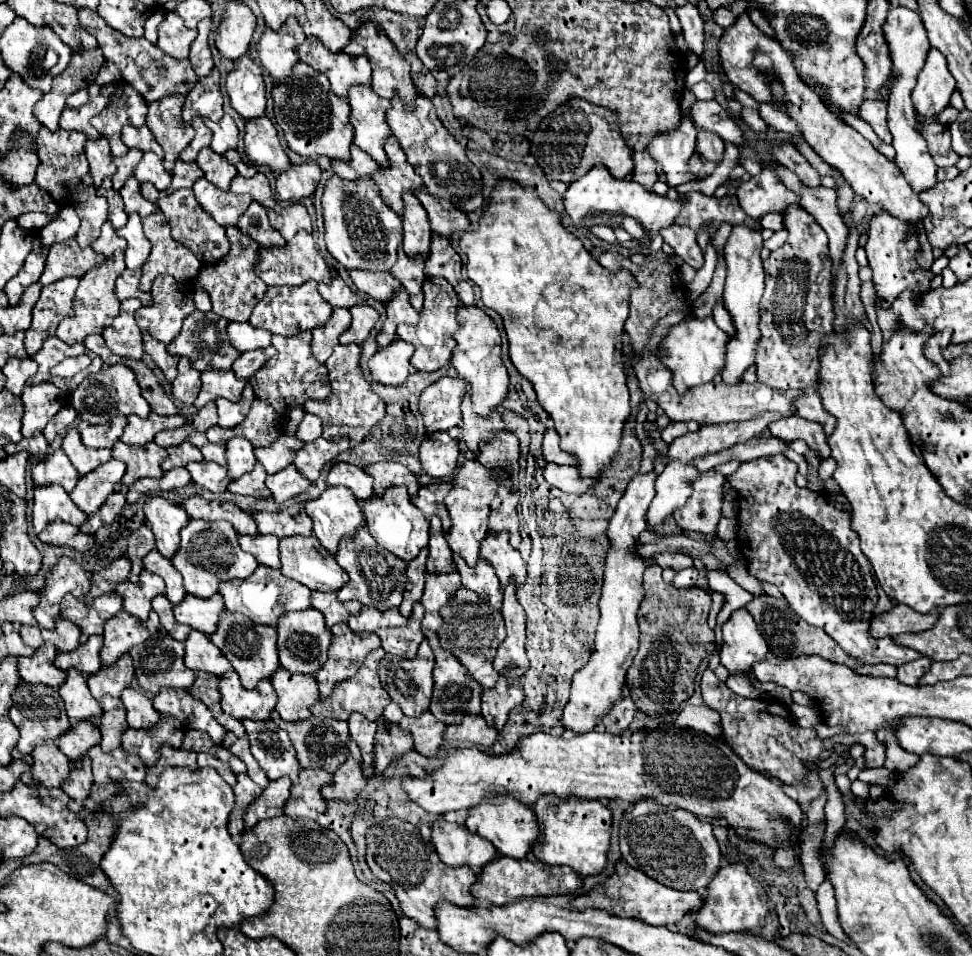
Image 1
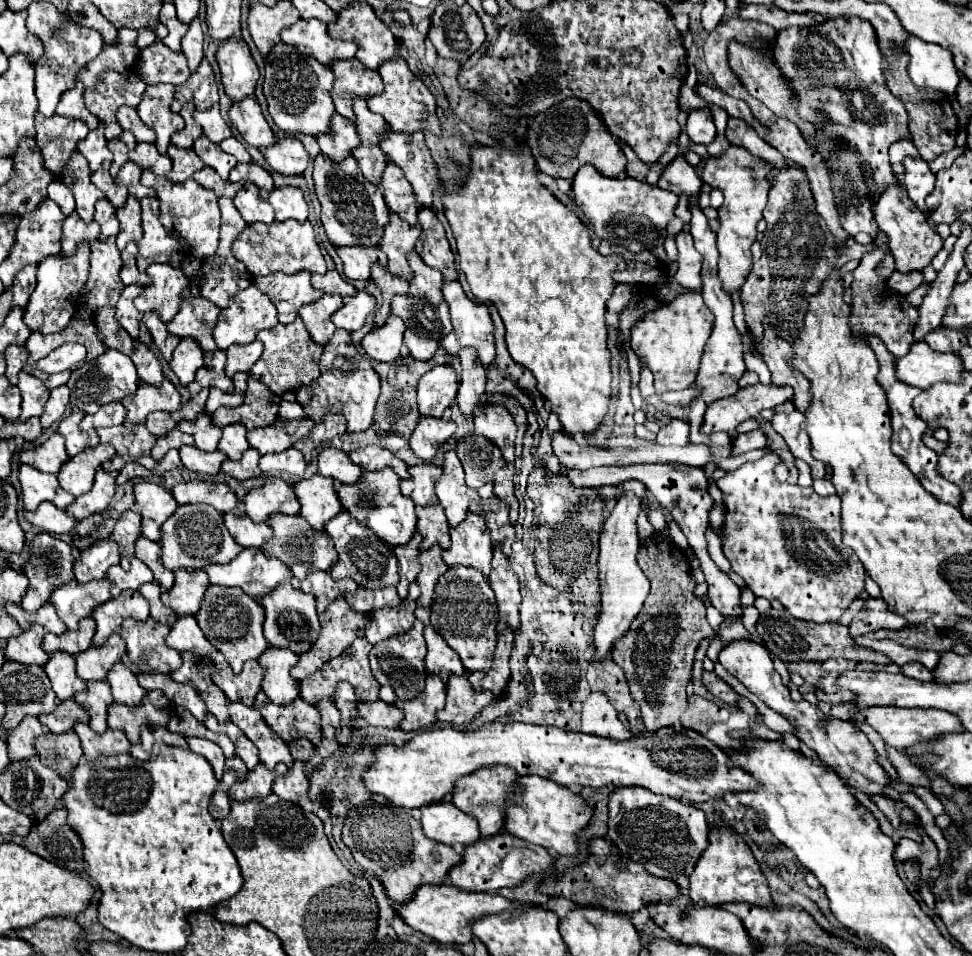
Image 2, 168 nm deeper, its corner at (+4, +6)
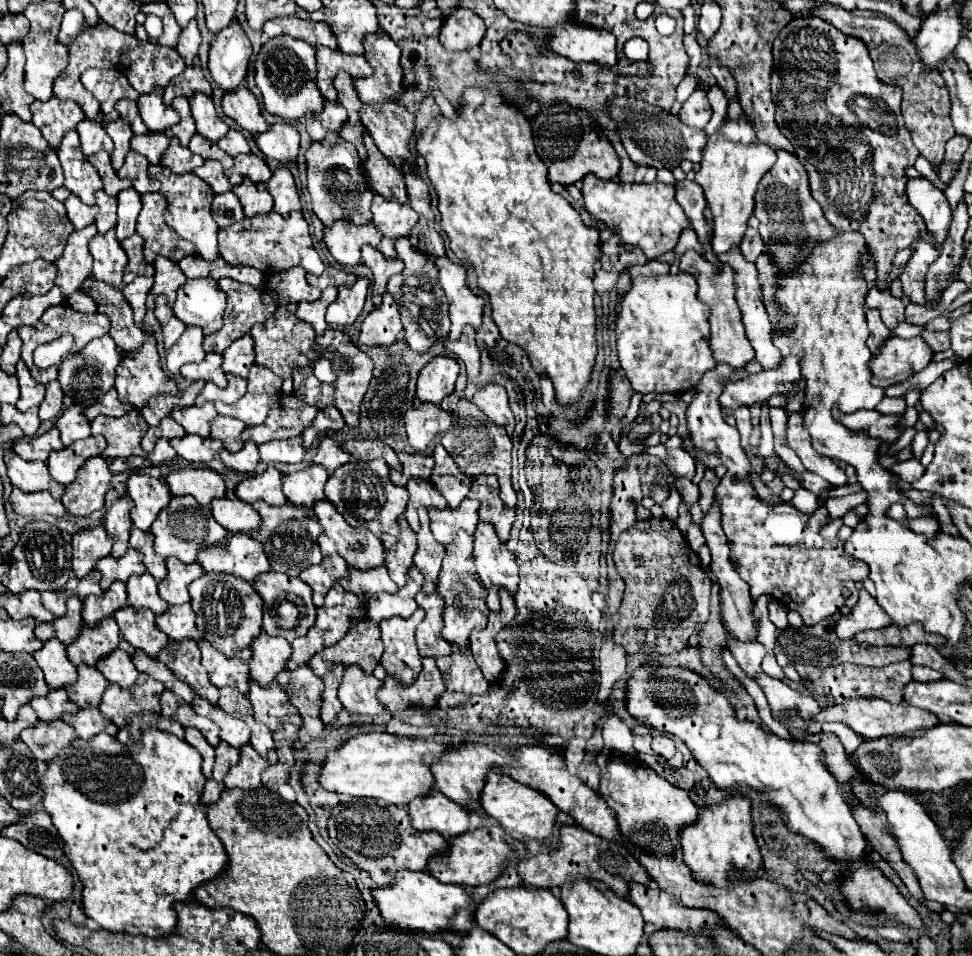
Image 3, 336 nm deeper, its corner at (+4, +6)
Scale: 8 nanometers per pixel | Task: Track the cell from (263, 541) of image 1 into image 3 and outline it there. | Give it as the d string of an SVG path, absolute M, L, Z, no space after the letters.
M223 499L211 503L213 517L223 525L229 533L245 533L251 535L255 529L261 527L261 515L251 507L243 505L239 499Z

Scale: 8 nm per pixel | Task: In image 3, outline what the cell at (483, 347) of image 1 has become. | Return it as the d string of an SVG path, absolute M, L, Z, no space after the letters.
M447 257L435 259L439 269L439 283L449 301L449 317L451 317L451 333L449 339L457 341L463 335L463 329L469 325L475 331L481 327L483 319L483 297L473 295L465 285L465 267L451 263Z

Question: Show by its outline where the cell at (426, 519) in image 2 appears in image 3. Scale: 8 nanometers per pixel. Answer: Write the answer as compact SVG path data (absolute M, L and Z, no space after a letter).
M411 479L407 485L407 491L409 491L409 505L407 505L405 517L409 521L409 527L417 533L419 531L417 509L419 507L425 507L427 511L429 509L445 509L447 501L439 493L435 493L435 489L429 481L423 481L423 479Z

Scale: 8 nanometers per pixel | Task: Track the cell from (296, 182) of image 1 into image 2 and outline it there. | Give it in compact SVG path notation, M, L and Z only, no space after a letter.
M285 137L277 145L271 145L263 151L265 161L281 175L301 175L309 163L309 155L303 149L299 139Z

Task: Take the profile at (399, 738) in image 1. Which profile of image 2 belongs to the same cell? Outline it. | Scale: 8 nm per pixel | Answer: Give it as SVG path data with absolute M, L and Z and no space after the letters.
M381 699L377 701L357 701L357 717L355 725L381 725L381 727L399 727L403 719L403 711L395 705L389 705Z

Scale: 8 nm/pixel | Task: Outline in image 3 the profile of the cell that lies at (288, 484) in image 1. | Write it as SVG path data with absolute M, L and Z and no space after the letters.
M293 437L293 441L269 441L267 445L259 447L259 453L261 453L261 461L265 461L267 465L275 465L275 463L297 465L305 457L299 437Z

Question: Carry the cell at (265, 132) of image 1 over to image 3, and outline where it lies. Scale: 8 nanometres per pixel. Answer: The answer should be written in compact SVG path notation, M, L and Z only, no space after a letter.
M247 87L239 89L239 93L225 93L223 111L227 117L237 121L251 135L265 133L269 129L267 121L263 119L261 111L259 111L259 103L257 103L255 95Z

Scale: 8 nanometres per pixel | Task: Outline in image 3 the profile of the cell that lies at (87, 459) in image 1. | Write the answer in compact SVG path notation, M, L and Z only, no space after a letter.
M71 405L69 409L63 411L63 415L55 421L55 427L61 433L61 441L71 447L75 441L85 439L91 435L89 431L89 421L83 417L83 407L81 405Z

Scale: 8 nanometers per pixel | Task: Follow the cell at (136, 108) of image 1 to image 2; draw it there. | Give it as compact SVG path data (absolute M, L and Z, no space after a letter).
M107 71L101 73L99 77L103 79L95 87L85 89L85 105L105 125L105 137L113 139L119 137L123 131L115 117L117 109L121 105L137 107L147 85L139 79L135 71L127 71L127 73Z

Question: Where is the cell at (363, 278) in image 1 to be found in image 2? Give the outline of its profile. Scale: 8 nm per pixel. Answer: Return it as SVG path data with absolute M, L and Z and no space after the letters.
M335 247L337 255L343 261L343 273L347 275L347 279L359 279L359 281L367 281L369 279L369 269L373 263L385 265L387 257L385 253L377 247L377 249L359 249L357 247Z

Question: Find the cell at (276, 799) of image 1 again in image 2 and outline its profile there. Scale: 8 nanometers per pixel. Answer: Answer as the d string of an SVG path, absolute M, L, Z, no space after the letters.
M259 763L255 769L247 773L247 779L241 781L241 785L233 785L229 789L229 797L235 801L263 799L271 793L271 785L279 773L281 773L279 769L267 769Z

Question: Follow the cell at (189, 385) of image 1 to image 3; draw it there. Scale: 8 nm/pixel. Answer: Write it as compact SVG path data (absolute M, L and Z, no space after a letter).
M187 327L181 339L167 351L167 369L173 375L179 375L181 365L185 363L201 363L205 357L203 349L203 333L201 329Z

